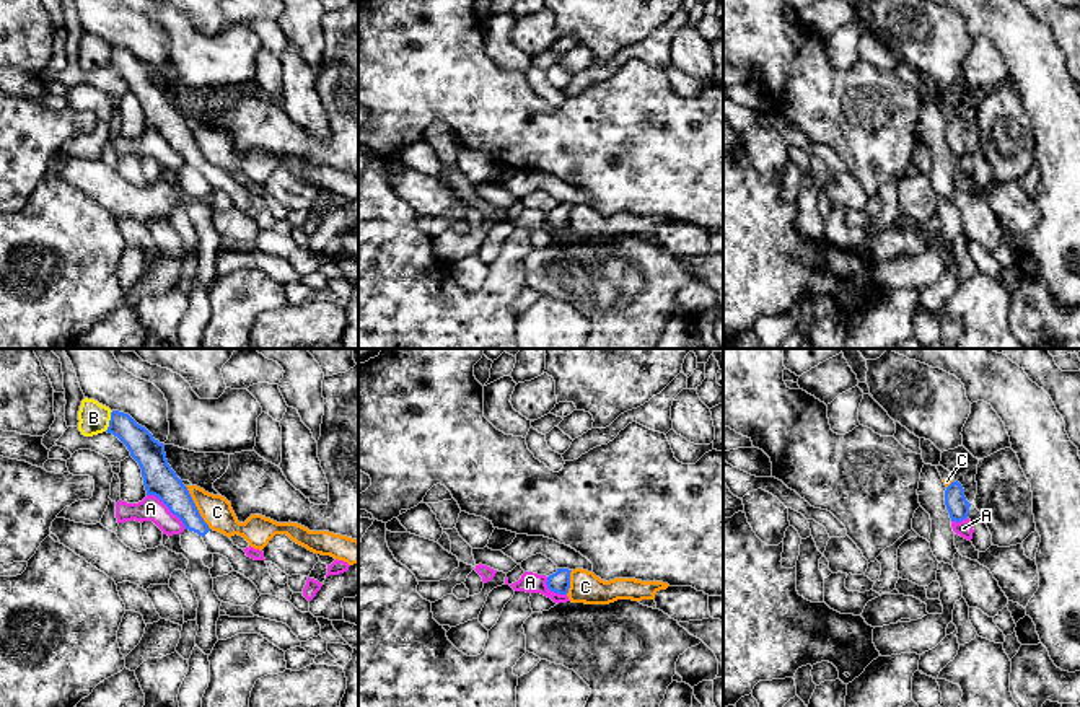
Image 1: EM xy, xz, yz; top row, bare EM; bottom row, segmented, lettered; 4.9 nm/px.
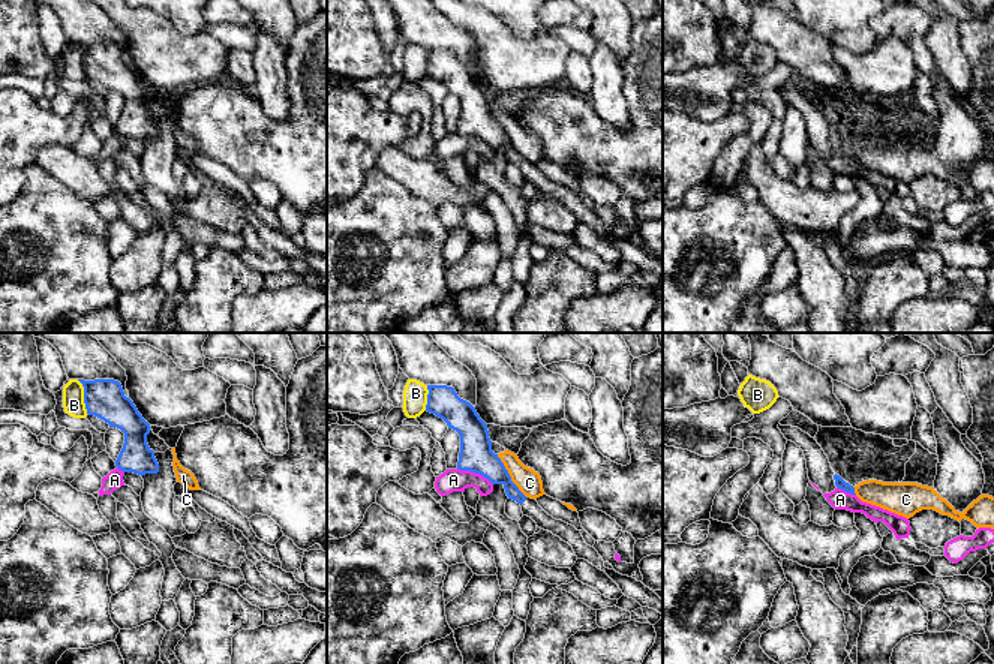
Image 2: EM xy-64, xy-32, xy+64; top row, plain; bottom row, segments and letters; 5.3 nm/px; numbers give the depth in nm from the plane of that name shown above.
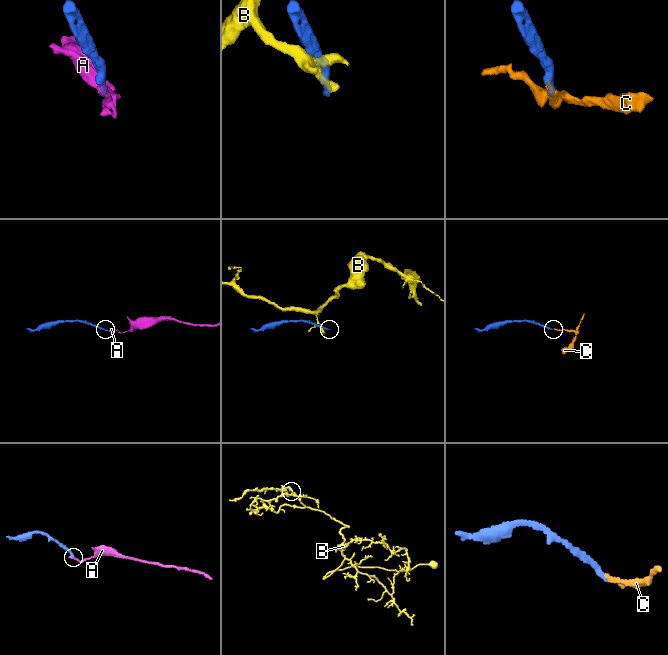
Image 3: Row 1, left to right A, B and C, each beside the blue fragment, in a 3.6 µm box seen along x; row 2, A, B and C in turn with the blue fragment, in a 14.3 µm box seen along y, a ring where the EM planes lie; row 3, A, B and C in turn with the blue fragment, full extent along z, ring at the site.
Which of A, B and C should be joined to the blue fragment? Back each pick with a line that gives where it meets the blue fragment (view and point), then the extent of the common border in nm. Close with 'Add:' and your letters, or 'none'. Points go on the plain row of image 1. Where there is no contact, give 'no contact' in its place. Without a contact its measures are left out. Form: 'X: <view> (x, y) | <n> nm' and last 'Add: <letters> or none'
Add: none

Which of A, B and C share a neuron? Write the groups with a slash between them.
A / B / C

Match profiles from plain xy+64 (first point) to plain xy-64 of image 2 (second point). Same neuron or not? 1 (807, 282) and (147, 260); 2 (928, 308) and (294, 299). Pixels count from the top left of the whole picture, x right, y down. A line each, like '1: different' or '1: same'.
1: different
2: same

